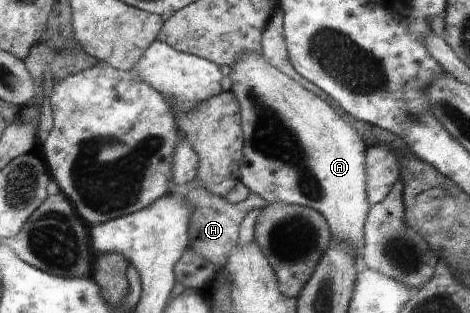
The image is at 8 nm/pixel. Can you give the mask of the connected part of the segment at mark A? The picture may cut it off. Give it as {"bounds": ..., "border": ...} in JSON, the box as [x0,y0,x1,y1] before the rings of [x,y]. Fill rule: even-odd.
{"bounds":[233,56,371,253],"border":[[[245,56],[233,68],[233,92],[241,98],[240,111],[245,114],[245,166],[240,181],[250,192],[261,195],[269,203],[299,205],[320,211],[331,227],[335,239],[349,241],[361,253],[365,246],[364,226],[371,203],[367,191],[367,148],[361,132],[345,121],[323,98],[317,97],[268,60]]]}

